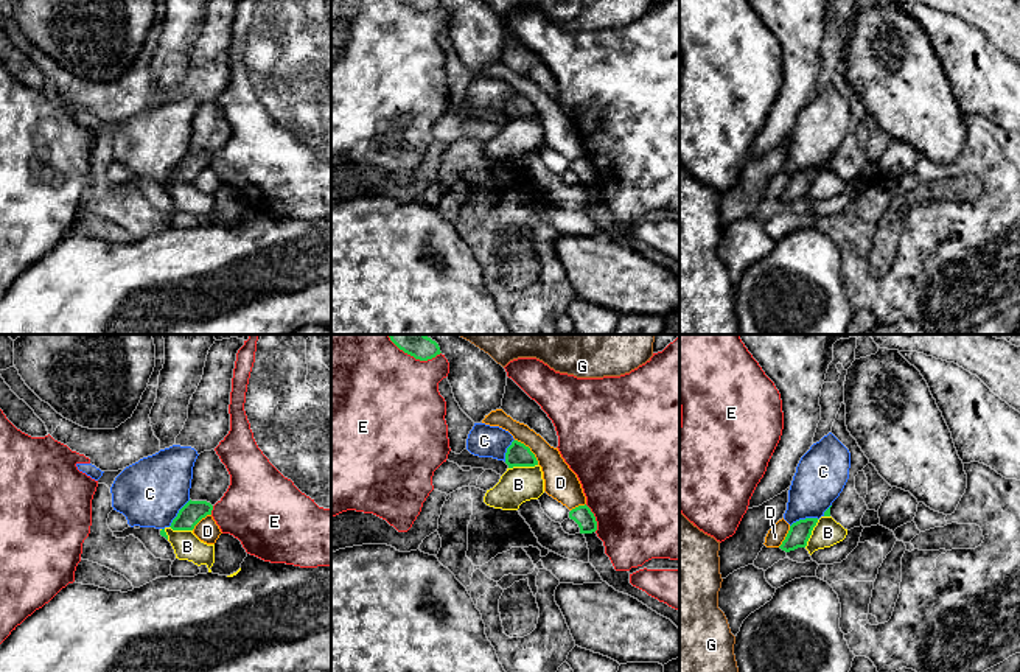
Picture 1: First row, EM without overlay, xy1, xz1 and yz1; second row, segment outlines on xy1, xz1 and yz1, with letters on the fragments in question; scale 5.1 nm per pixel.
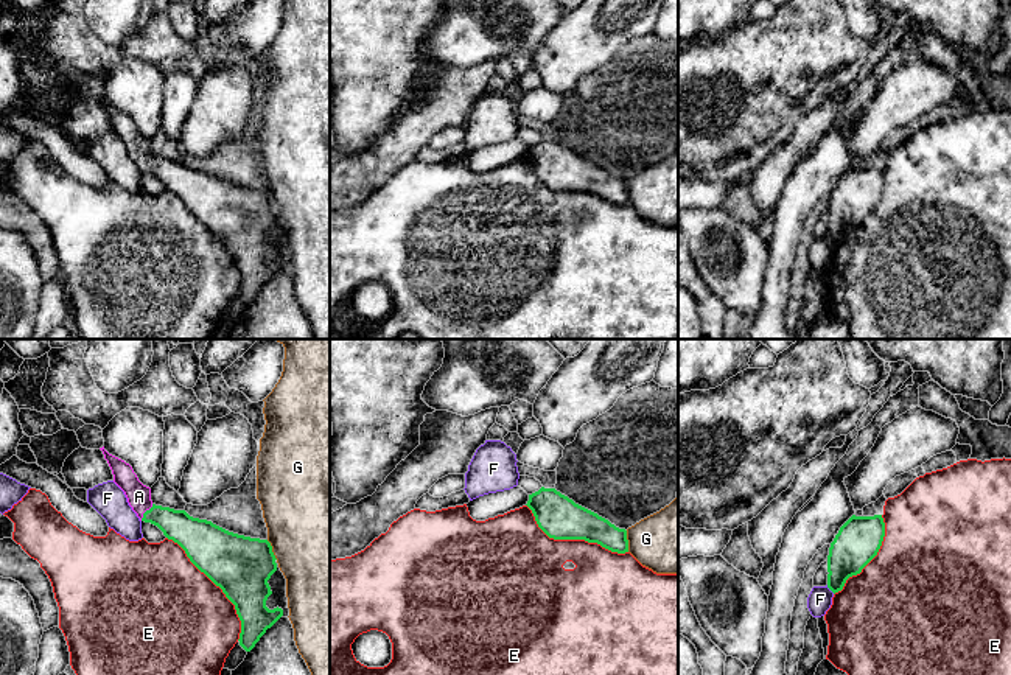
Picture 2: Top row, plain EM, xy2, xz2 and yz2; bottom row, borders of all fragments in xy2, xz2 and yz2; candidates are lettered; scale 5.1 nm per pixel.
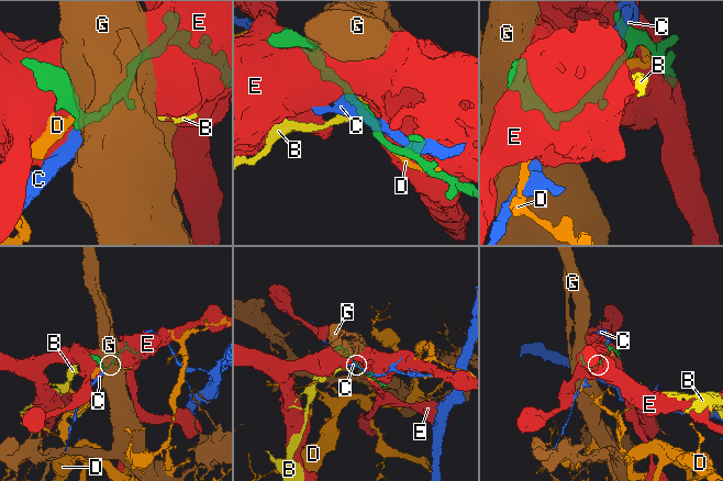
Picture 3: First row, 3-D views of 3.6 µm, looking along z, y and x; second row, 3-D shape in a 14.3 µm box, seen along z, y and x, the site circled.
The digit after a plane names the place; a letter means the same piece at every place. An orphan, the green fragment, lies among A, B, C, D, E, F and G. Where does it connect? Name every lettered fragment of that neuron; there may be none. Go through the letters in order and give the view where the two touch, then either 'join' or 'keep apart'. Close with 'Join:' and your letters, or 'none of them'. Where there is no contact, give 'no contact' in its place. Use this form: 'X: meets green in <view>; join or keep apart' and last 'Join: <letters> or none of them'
A: meets green in xy2; join
B: meets green in xz1; keep apart
C: meets green in yz1; keep apart
D: meets green in xz1; keep apart
E: meets green in xz2; keep apart
F: meets green in yz2; keep apart
G: meets green in xz2; keep apart
Join: A

